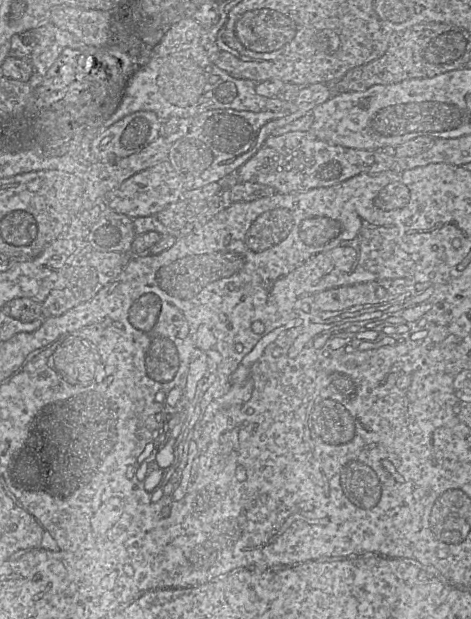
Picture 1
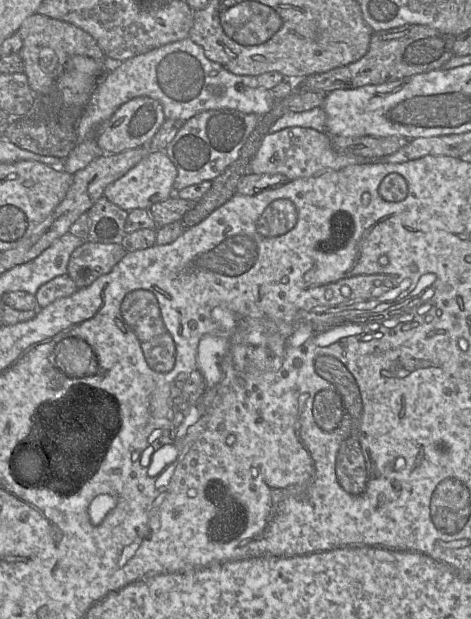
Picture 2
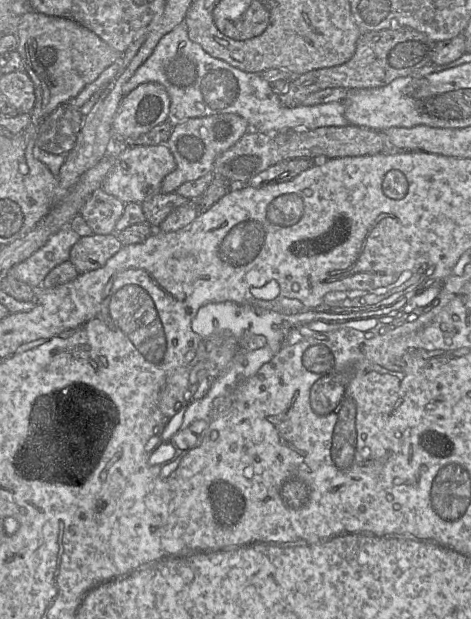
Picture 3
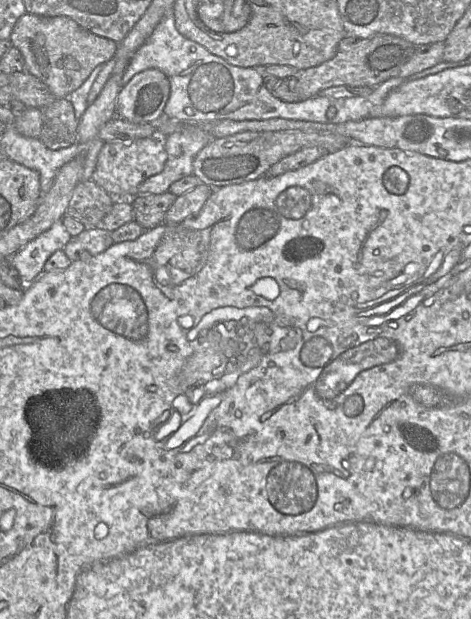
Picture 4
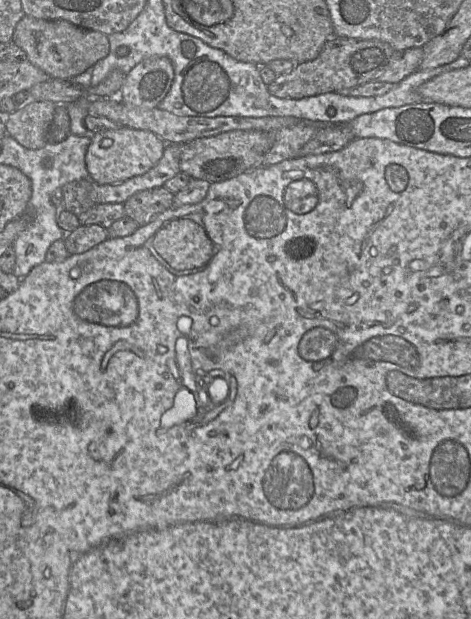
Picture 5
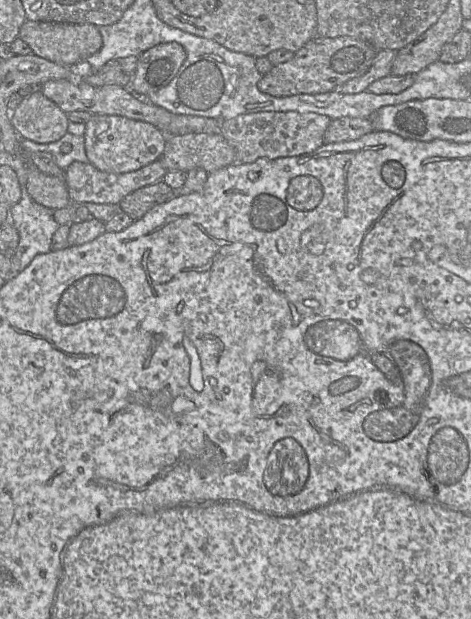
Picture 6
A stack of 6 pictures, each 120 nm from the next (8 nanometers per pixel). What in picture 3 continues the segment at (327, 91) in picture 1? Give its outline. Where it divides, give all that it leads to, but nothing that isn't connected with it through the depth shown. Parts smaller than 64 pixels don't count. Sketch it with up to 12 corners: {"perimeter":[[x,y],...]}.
{"perimeter":[[230,113],[174,124],[166,145],[172,193],[212,175],[216,157],[250,130]]}

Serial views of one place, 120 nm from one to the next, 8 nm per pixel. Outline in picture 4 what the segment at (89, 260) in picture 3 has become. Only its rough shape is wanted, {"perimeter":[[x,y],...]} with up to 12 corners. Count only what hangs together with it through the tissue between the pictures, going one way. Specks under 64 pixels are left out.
{"perimeter":[[85,228],[64,246],[72,261],[88,260],[113,245],[111,232]]}

